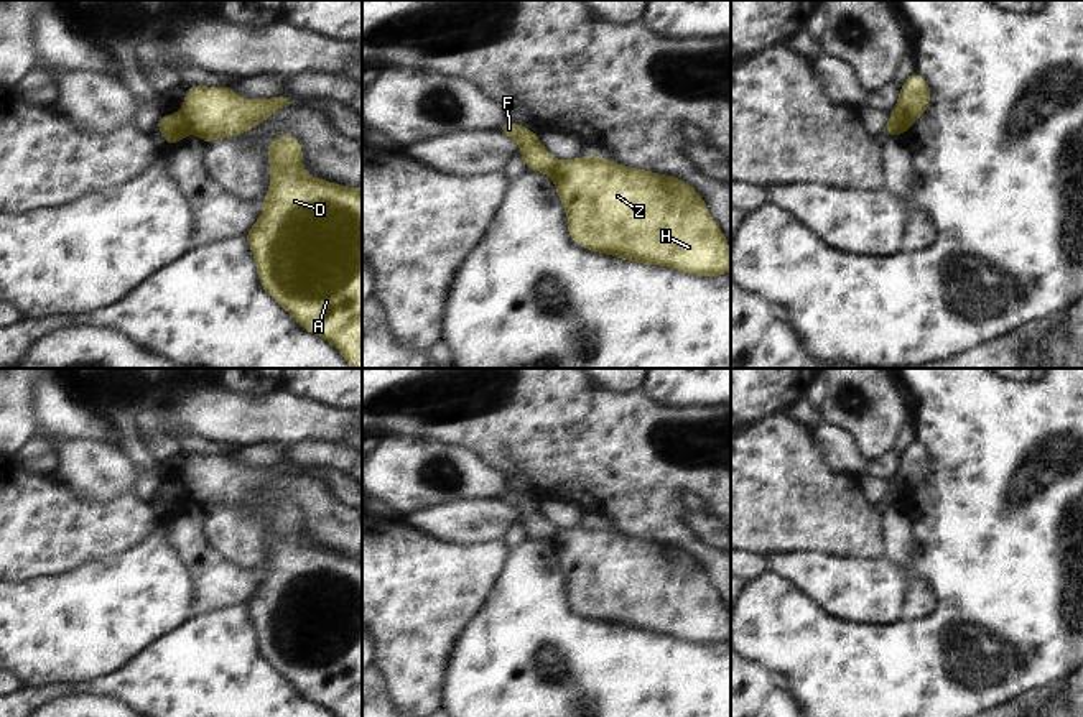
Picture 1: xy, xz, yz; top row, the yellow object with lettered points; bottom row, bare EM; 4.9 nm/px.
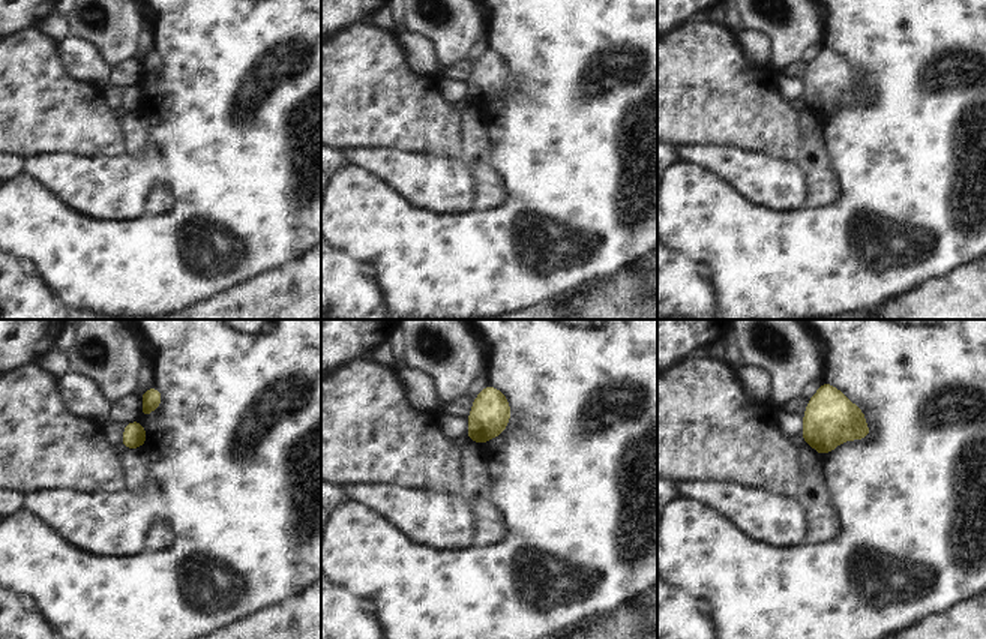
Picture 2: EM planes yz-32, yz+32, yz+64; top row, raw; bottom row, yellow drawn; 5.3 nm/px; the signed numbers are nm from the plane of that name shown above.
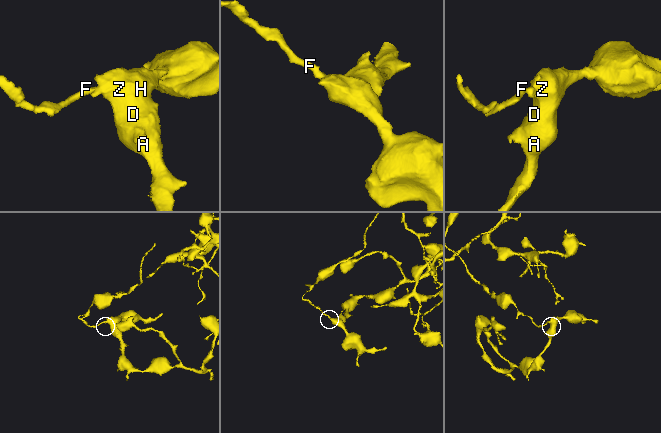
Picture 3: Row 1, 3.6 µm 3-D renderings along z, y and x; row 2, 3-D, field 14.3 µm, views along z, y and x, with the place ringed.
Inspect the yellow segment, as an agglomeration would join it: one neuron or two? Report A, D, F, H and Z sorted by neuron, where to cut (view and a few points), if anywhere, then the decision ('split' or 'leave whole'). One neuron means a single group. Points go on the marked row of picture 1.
groups A D H Z / F; cut xy (181, 114), (191, 132); split

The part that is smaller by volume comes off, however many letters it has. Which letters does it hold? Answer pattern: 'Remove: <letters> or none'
Remove: F

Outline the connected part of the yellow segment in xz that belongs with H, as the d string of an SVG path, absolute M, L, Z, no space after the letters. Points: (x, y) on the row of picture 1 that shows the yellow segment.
M583 156L558 163L551 181L576 245L698 276L731 271L724 234L683 179Z

